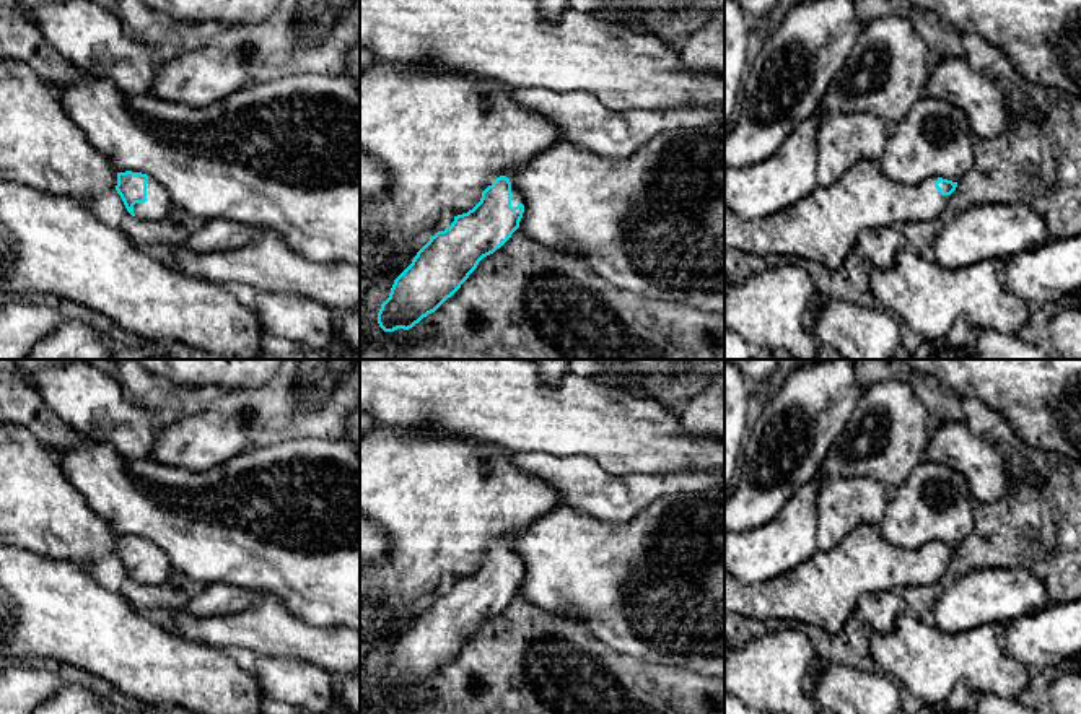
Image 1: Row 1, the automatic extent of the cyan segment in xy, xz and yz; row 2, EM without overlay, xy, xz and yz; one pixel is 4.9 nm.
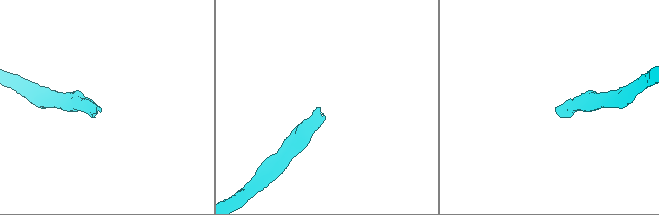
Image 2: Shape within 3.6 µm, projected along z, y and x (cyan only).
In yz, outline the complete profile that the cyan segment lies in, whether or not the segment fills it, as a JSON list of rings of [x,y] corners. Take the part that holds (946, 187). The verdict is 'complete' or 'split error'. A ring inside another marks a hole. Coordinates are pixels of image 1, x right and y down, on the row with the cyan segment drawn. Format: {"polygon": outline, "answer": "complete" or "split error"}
{"polygon": [[[860,159],[830,187],[817,185],[794,205],[764,218],[741,218],[724,203],[724,255],[775,254],[781,259],[809,259],[837,270],[855,249],[863,229],[934,220],[949,205],[956,187],[957,182],[943,177],[931,177],[917,185],[895,184],[879,169],[877,161]]], "answer": "split error"}

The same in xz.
{"polygon": [[[384,62],[360,73],[360,150],[378,159],[389,174],[389,187],[381,198],[360,202],[360,317],[370,309],[365,301],[366,288],[391,262],[417,254],[381,304],[378,324],[384,332],[409,330],[435,312],[461,288],[479,262],[500,249],[519,228],[524,198],[506,172],[560,141],[560,130],[547,117],[516,104],[510,98],[511,91],[506,85],[433,63]],[[444,210],[456,216],[449,228],[440,231]]], "answer": "split error"}

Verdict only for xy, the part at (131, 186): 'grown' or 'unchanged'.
grown

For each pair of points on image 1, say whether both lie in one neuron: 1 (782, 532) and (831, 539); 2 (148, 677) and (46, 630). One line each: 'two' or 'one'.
1: two
2: one

